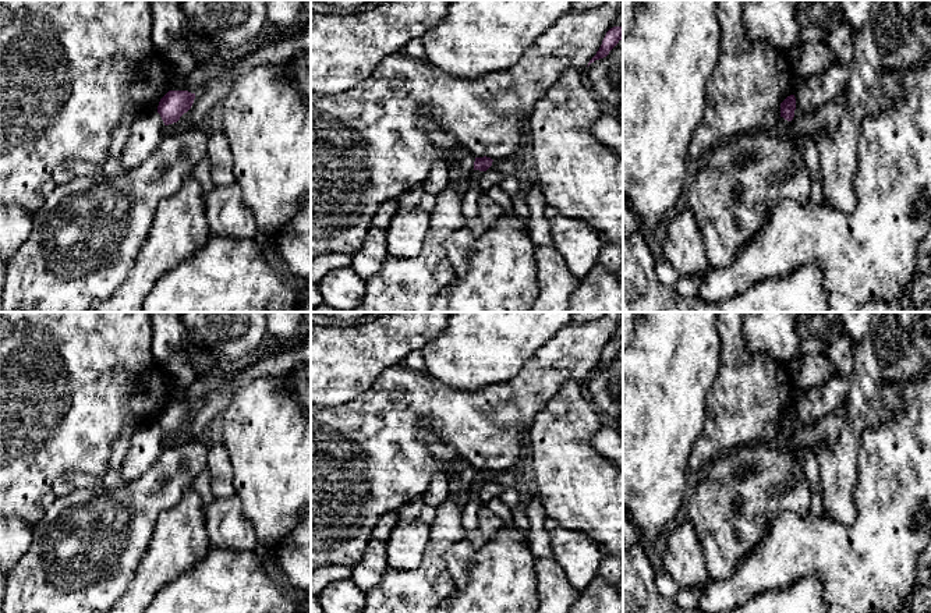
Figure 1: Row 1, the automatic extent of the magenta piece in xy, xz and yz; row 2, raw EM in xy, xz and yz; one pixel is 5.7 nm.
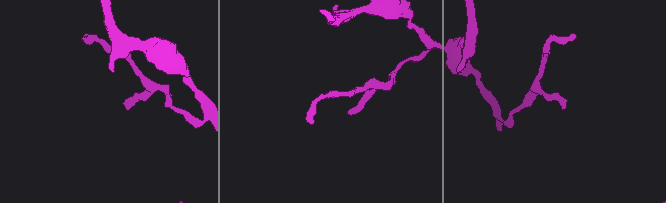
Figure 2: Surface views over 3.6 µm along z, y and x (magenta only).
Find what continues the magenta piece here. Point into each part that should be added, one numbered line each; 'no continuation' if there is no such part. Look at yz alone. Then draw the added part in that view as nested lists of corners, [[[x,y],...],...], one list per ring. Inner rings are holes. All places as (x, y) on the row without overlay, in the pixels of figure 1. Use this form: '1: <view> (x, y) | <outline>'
no continuation

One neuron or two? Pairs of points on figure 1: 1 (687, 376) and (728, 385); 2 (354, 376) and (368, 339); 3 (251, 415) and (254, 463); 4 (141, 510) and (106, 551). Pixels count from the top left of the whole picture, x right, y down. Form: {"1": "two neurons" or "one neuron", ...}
{"1": "two neurons", "2": "one neuron", "3": "one neuron", "4": "one neuron"}

